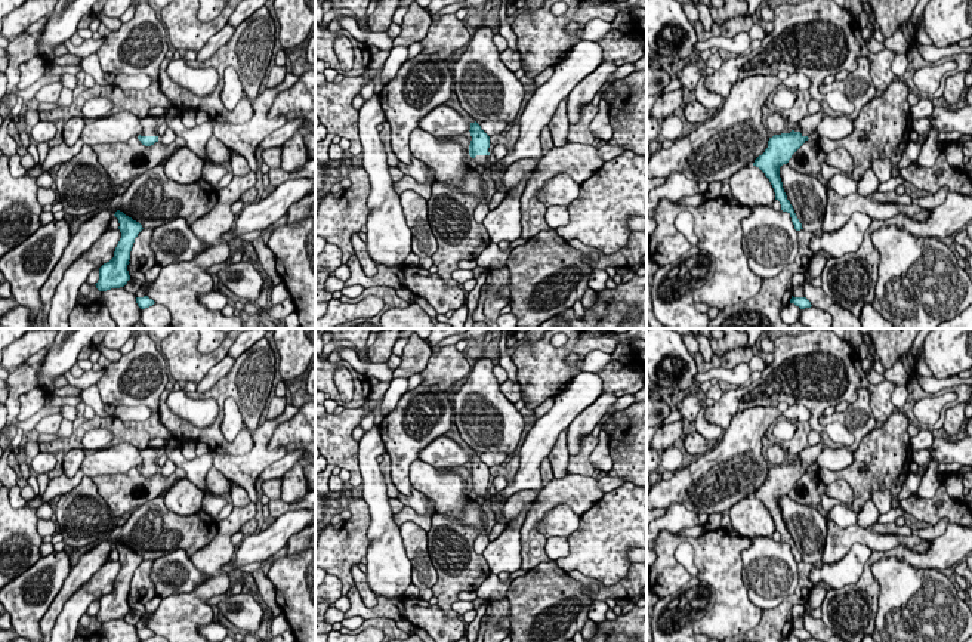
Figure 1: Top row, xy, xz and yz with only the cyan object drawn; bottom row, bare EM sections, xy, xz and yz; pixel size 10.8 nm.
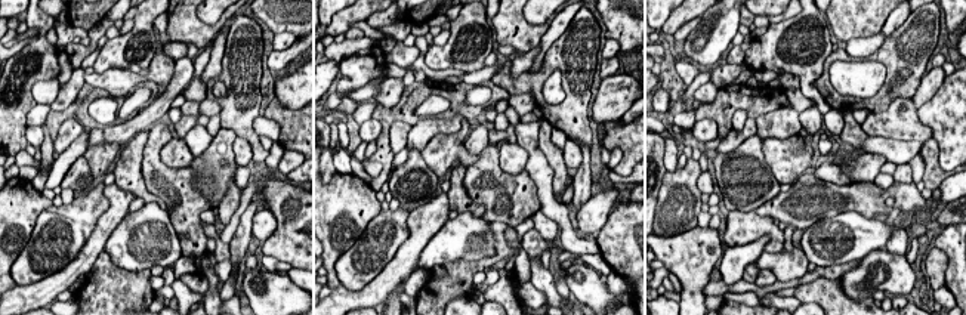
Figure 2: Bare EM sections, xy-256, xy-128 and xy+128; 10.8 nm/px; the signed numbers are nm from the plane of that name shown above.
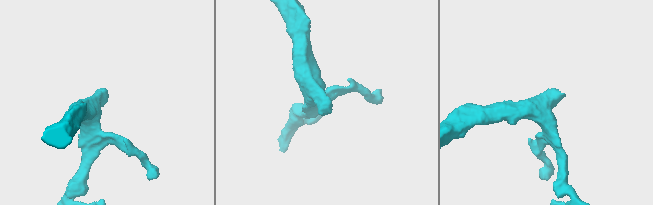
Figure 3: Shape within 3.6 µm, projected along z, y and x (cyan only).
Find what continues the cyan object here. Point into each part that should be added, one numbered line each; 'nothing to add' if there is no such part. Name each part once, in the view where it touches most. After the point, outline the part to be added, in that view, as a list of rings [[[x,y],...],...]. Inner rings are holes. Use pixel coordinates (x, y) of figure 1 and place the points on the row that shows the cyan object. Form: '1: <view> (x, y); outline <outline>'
1: xy (148, 124); outline [[[146,117],[141,120],[142,132],[141,136],[157,136],[157,121],[155,117]]]

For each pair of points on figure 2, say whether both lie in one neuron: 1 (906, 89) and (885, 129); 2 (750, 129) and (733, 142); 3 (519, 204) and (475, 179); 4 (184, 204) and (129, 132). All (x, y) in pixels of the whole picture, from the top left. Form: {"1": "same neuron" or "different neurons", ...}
{"1": "different neurons", "2": "same neuron", "3": "same neuron", "4": "different neurons"}

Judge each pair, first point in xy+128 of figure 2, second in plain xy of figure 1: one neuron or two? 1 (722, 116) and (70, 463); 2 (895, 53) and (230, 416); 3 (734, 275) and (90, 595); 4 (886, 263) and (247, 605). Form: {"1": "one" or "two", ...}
{"1": "two", "2": "two", "3": "one", "4": "one"}

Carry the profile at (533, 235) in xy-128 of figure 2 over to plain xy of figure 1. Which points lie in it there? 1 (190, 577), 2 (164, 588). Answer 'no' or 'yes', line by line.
1: no
2: no

